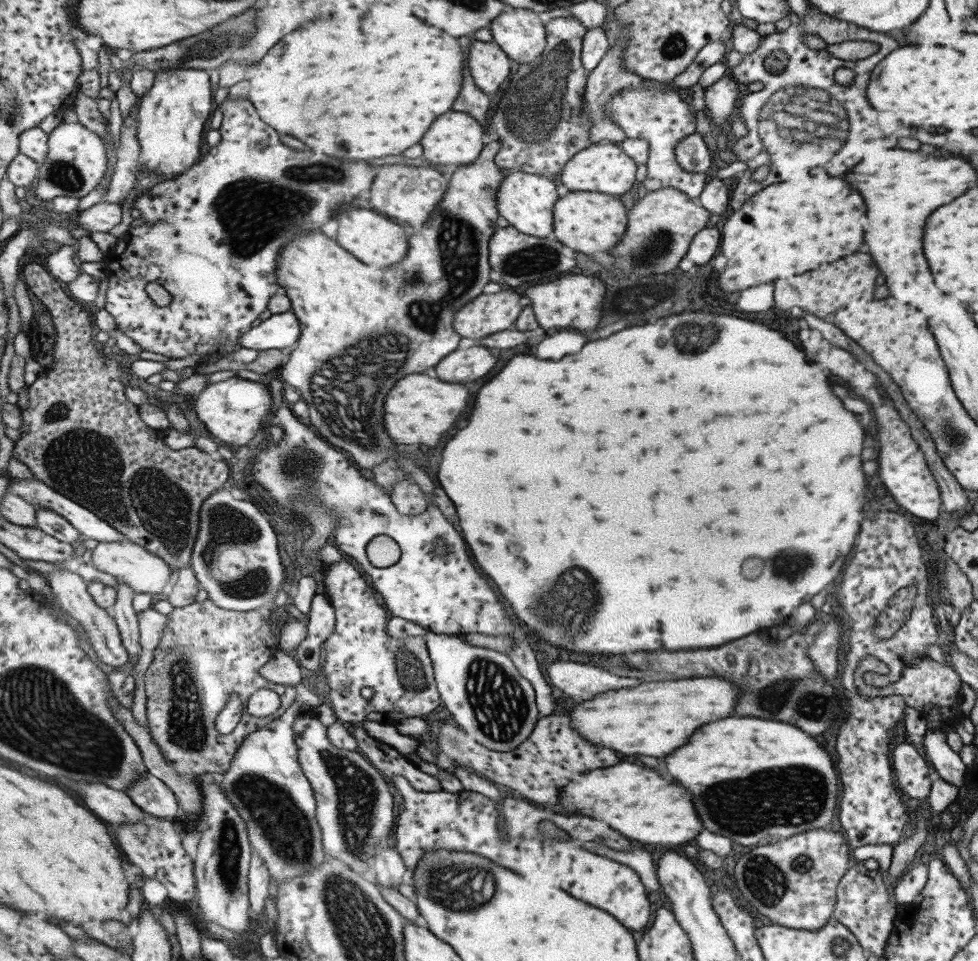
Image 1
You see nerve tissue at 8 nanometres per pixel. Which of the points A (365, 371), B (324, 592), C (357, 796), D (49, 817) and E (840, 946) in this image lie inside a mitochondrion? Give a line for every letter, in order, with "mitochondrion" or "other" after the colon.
A: mitochondrion
B: other
C: mitochondrion
D: other
E: mitochondrion

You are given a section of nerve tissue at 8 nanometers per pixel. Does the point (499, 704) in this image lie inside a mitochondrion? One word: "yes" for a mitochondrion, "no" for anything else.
yes

